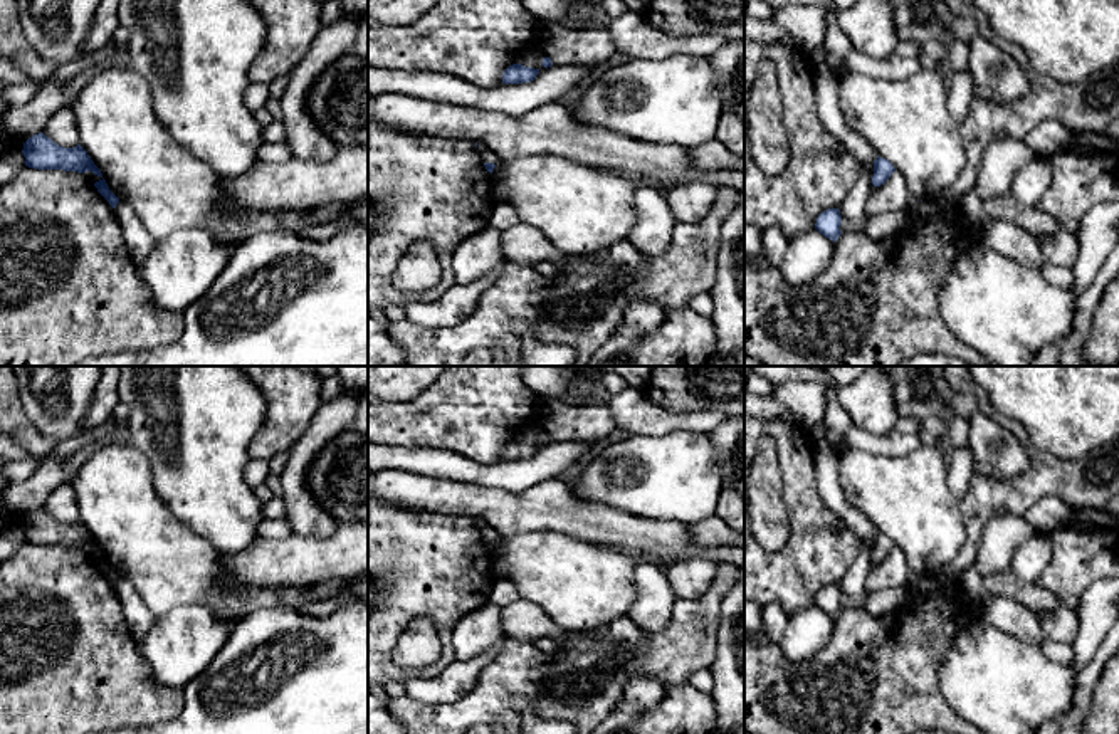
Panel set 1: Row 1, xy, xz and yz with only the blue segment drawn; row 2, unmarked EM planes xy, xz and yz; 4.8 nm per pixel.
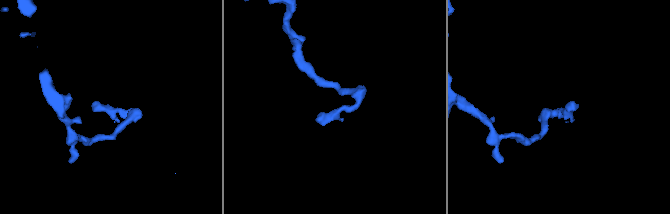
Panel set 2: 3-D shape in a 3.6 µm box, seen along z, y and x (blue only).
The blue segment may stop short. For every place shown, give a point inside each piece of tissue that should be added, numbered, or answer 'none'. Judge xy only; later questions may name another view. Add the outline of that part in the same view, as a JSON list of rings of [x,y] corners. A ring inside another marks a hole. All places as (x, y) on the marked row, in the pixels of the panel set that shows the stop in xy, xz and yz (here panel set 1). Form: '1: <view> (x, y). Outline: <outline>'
none

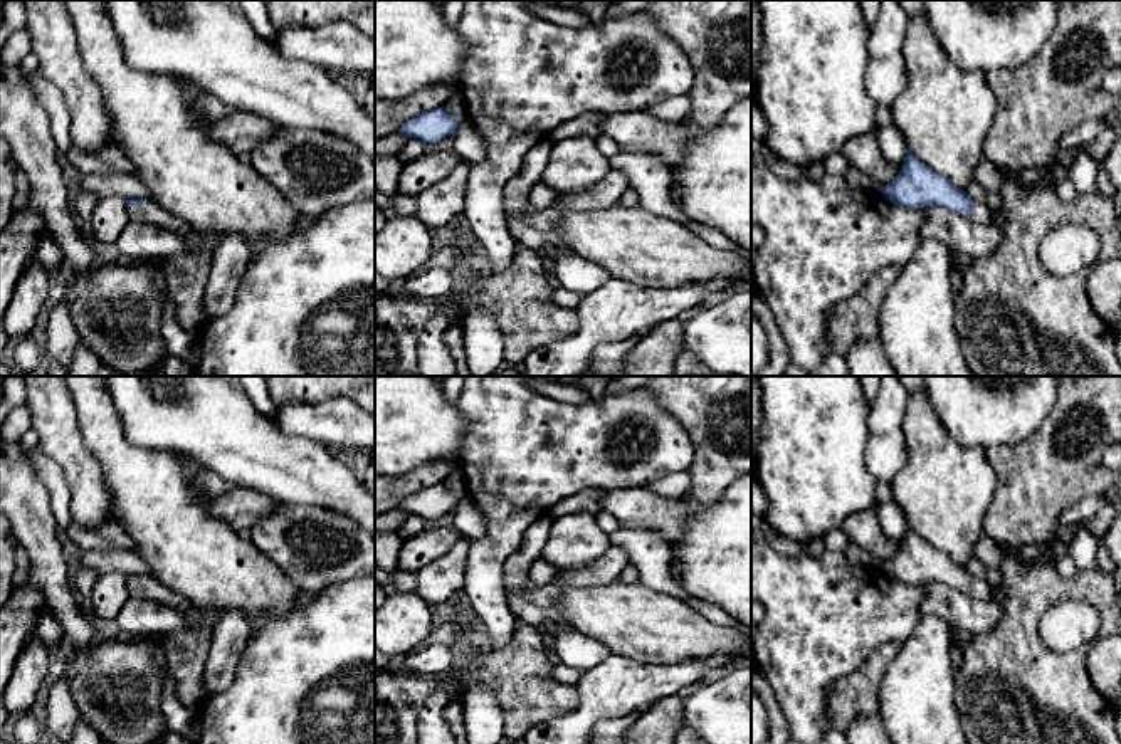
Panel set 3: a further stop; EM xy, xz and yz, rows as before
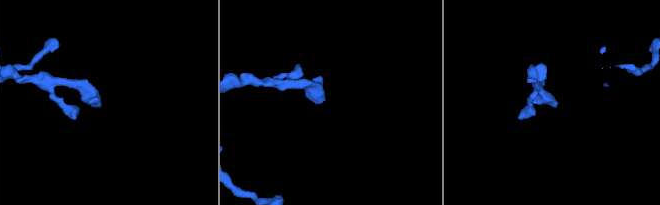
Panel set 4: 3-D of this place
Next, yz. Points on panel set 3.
1: yz (982, 214). Outline: [[[973,202],[973,208],[968,217],[971,222],[976,223],[993,223],[993,210],[985,202]]]

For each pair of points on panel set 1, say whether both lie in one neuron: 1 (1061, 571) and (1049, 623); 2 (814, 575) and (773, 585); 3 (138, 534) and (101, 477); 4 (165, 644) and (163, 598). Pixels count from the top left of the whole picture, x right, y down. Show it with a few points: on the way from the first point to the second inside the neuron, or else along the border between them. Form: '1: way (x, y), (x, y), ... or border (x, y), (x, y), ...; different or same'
1: way (1066, 585), (1066, 607), (1062, 610); same
2: way (803, 578), (783, 580); same
3: way (130, 521), (118, 504), (115, 491); same
4: border (202, 603), (180, 603), (157, 617); different

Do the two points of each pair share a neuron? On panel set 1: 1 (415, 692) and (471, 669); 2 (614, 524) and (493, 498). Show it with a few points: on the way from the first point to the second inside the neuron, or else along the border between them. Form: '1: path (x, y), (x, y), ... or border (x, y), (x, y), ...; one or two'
1: path (429, 689), (444, 689), (457, 679); one
2: path (583, 521), (560, 511), (523, 511); one

